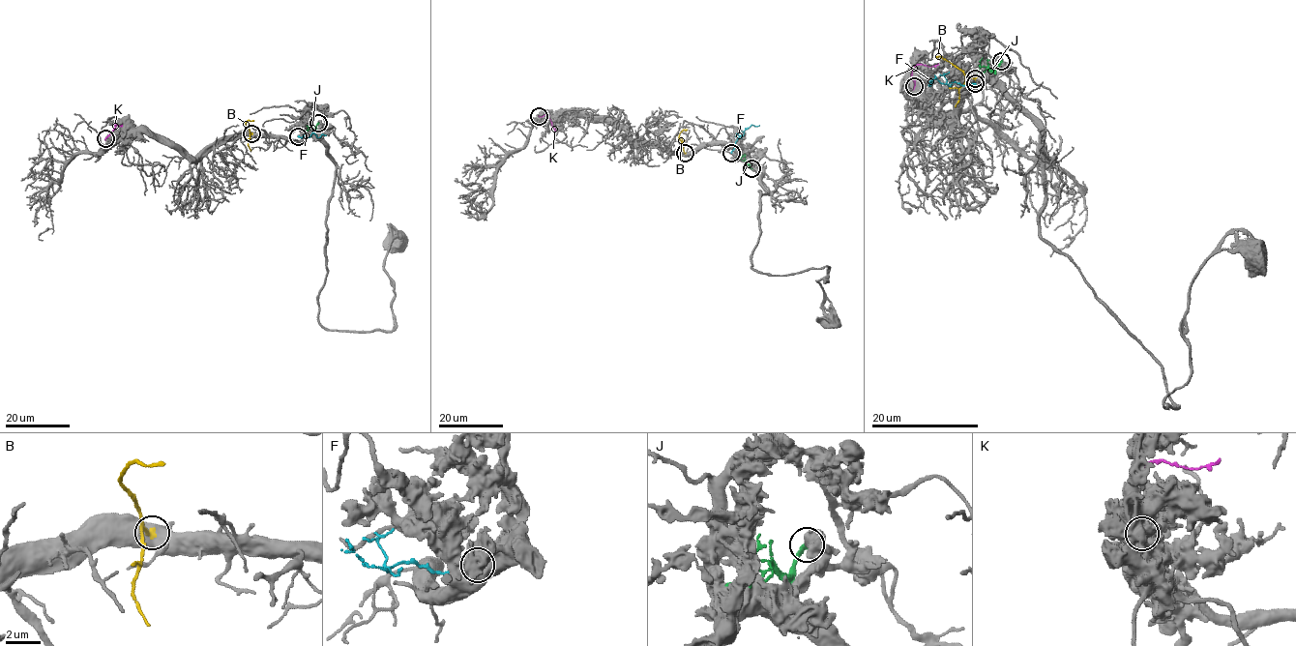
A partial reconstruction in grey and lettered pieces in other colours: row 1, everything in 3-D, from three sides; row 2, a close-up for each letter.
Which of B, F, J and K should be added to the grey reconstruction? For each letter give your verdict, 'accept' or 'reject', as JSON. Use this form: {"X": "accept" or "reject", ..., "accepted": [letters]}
{"B": "accept", "F": "reject", "J": "reject", "K": "reject", "accepted": ["B"]}

